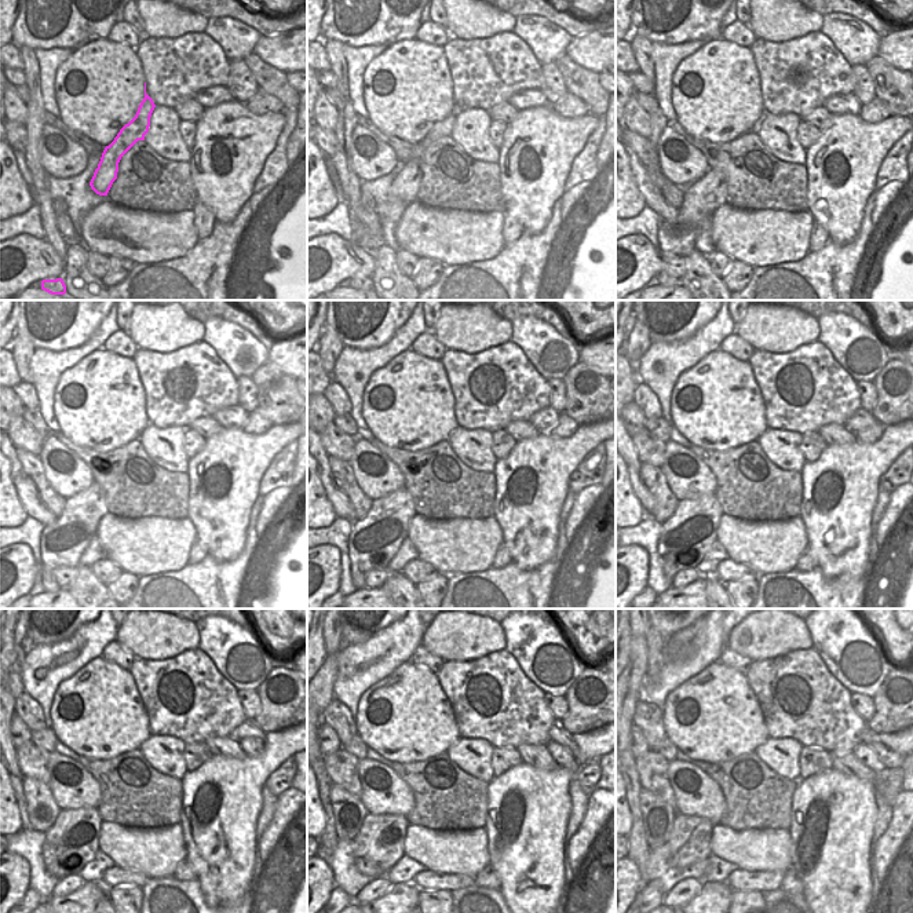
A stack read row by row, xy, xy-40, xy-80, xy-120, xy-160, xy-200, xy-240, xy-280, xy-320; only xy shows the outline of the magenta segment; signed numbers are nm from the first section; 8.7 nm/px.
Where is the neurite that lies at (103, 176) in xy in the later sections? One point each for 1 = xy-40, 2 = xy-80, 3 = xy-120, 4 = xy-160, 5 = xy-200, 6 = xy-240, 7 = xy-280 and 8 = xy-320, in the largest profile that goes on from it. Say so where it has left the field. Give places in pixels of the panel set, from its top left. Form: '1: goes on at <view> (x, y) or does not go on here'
1: goes on at xy-40 (405, 186)
2: goes on at xy-80 (704, 197)
3: goes on at xy-120 (62, 543)
4: goes on at xy-160 (373, 541)
5: goes on at xy-200 (687, 536)
6: goes on at xy-240 (73, 840)
7: goes on at xy-280 (380, 839)
8: goes on at xy-320 (689, 842)

